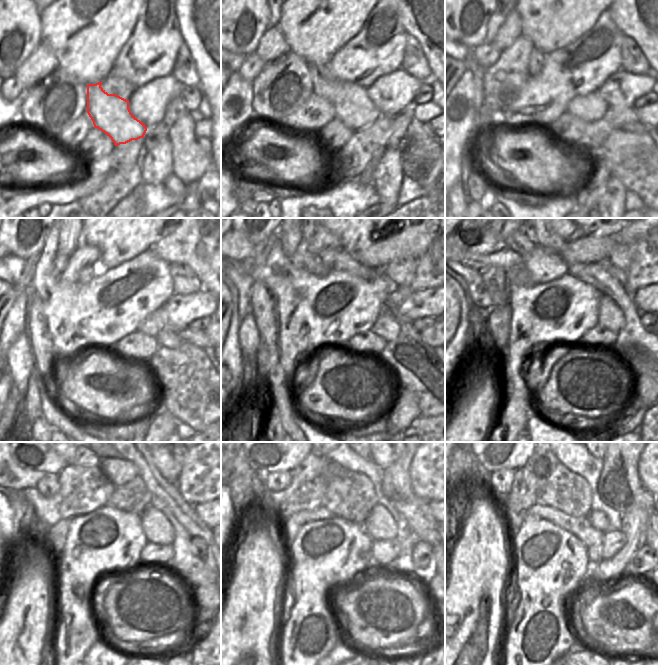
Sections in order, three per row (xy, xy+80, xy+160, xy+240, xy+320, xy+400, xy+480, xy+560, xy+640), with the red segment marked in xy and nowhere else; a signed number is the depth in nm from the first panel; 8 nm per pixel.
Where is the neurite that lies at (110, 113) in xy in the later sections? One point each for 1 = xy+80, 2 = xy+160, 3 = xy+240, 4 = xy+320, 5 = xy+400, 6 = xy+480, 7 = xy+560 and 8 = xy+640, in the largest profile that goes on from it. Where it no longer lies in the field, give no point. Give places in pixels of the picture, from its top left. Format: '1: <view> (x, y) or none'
1: xy+80 (352, 105)
2: xy+160 (591, 107)
3: xy+240 (157, 320)
4: xy+320 (424, 278)
5: xy+400 (648, 267)
6: xy+480 (200, 480)
7: xy+560 (424, 471)
8: xy+640 (648, 467)

